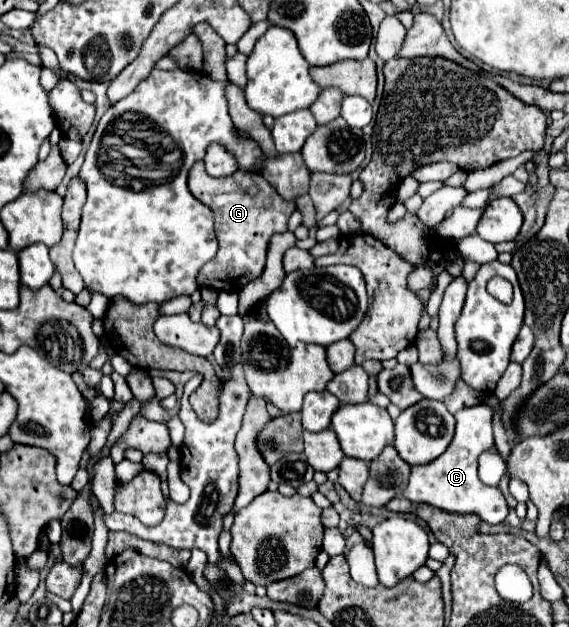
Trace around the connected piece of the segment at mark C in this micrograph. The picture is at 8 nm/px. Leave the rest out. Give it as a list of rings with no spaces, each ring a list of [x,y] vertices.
[[[475,405],[455,413],[457,427],[453,445],[449,445],[449,449],[437,461],[433,461],[433,465],[419,465],[411,469],[411,479],[403,497],[413,503],[429,503],[441,507],[449,513],[475,513],[491,525],[501,523],[509,511],[505,497],[497,487],[487,487],[477,477],[479,455],[495,445],[491,431],[491,417],[493,411],[487,405]]]

